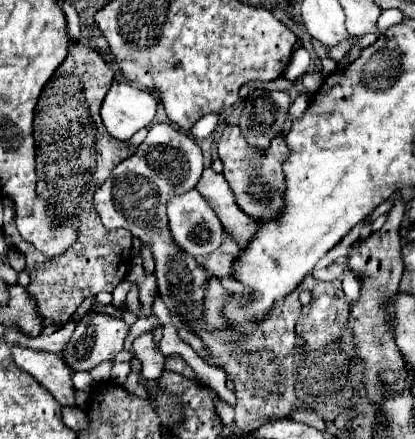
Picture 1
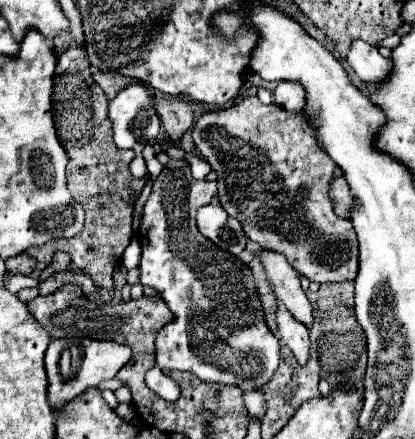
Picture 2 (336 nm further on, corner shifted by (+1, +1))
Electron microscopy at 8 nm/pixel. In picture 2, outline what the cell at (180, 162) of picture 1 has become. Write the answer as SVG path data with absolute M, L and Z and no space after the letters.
M169 158L169 162L163 166L163 172L153 180L151 194L143 206L143 218L137 236L143 248L139 264L141 284L155 288L173 314L173 320L165 324L155 340L157 366L161 370L185 370L203 382L233 384L241 390L253 390L265 384L279 366L279 342L265 326L255 280L247 264L227 250L217 248L211 240L201 236L195 226L197 208L209 204L215 192L217 184L195 180L189 164L183 158Z

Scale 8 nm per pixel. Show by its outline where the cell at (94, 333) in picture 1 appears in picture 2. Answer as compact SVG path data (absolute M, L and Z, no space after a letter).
M77 338L77 340L51 340L45 352L45 370L49 378L49 404L51 408L59 408L61 402L73 400L79 392L101 384L103 380L111 380L131 358L131 348L113 340L91 340L91 338Z

